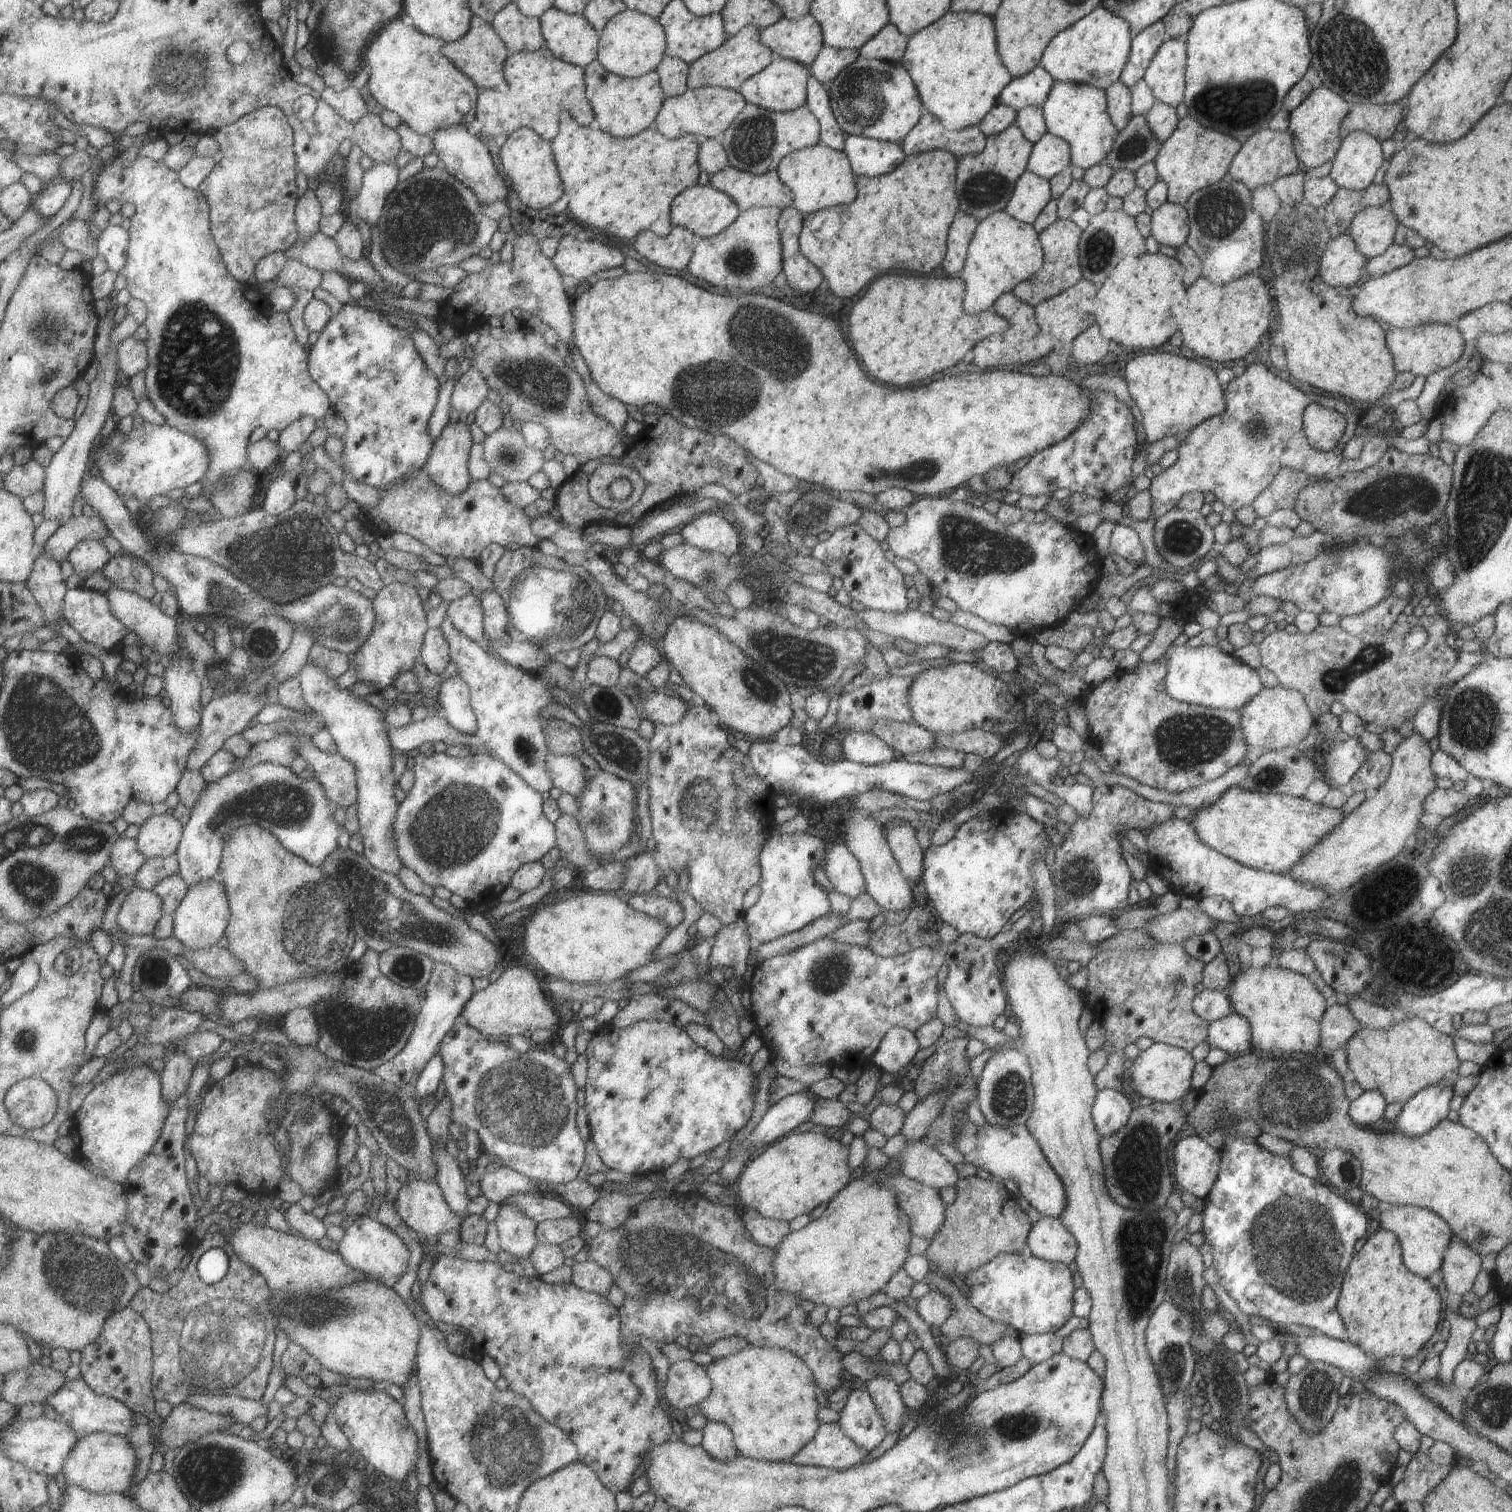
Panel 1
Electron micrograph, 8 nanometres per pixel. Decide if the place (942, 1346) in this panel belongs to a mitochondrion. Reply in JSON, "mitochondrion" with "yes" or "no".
{"mitochondrion":"no"}

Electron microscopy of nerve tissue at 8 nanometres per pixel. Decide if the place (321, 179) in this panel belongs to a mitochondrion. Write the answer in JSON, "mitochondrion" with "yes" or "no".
{"mitochondrion":"no"}

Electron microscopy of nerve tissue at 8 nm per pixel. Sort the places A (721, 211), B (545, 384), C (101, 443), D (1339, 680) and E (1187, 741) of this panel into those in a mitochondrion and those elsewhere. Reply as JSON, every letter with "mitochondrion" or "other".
{"A":"other","B":"mitochondrion","C":"other","D":"mitochondrion","E":"mitochondrion"}

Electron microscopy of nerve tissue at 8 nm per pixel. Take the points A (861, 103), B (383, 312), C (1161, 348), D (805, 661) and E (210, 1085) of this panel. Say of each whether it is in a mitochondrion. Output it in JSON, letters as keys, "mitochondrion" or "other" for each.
{"A":"mitochondrion","B":"other","C":"other","D":"mitochondrion","E":"other"}

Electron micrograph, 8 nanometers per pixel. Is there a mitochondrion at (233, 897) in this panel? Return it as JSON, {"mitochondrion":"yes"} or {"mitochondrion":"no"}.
{"mitochondrion":"no"}

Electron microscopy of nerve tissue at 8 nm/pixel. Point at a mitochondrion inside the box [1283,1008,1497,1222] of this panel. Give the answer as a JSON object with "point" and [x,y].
{"point":[1347,1170]}

